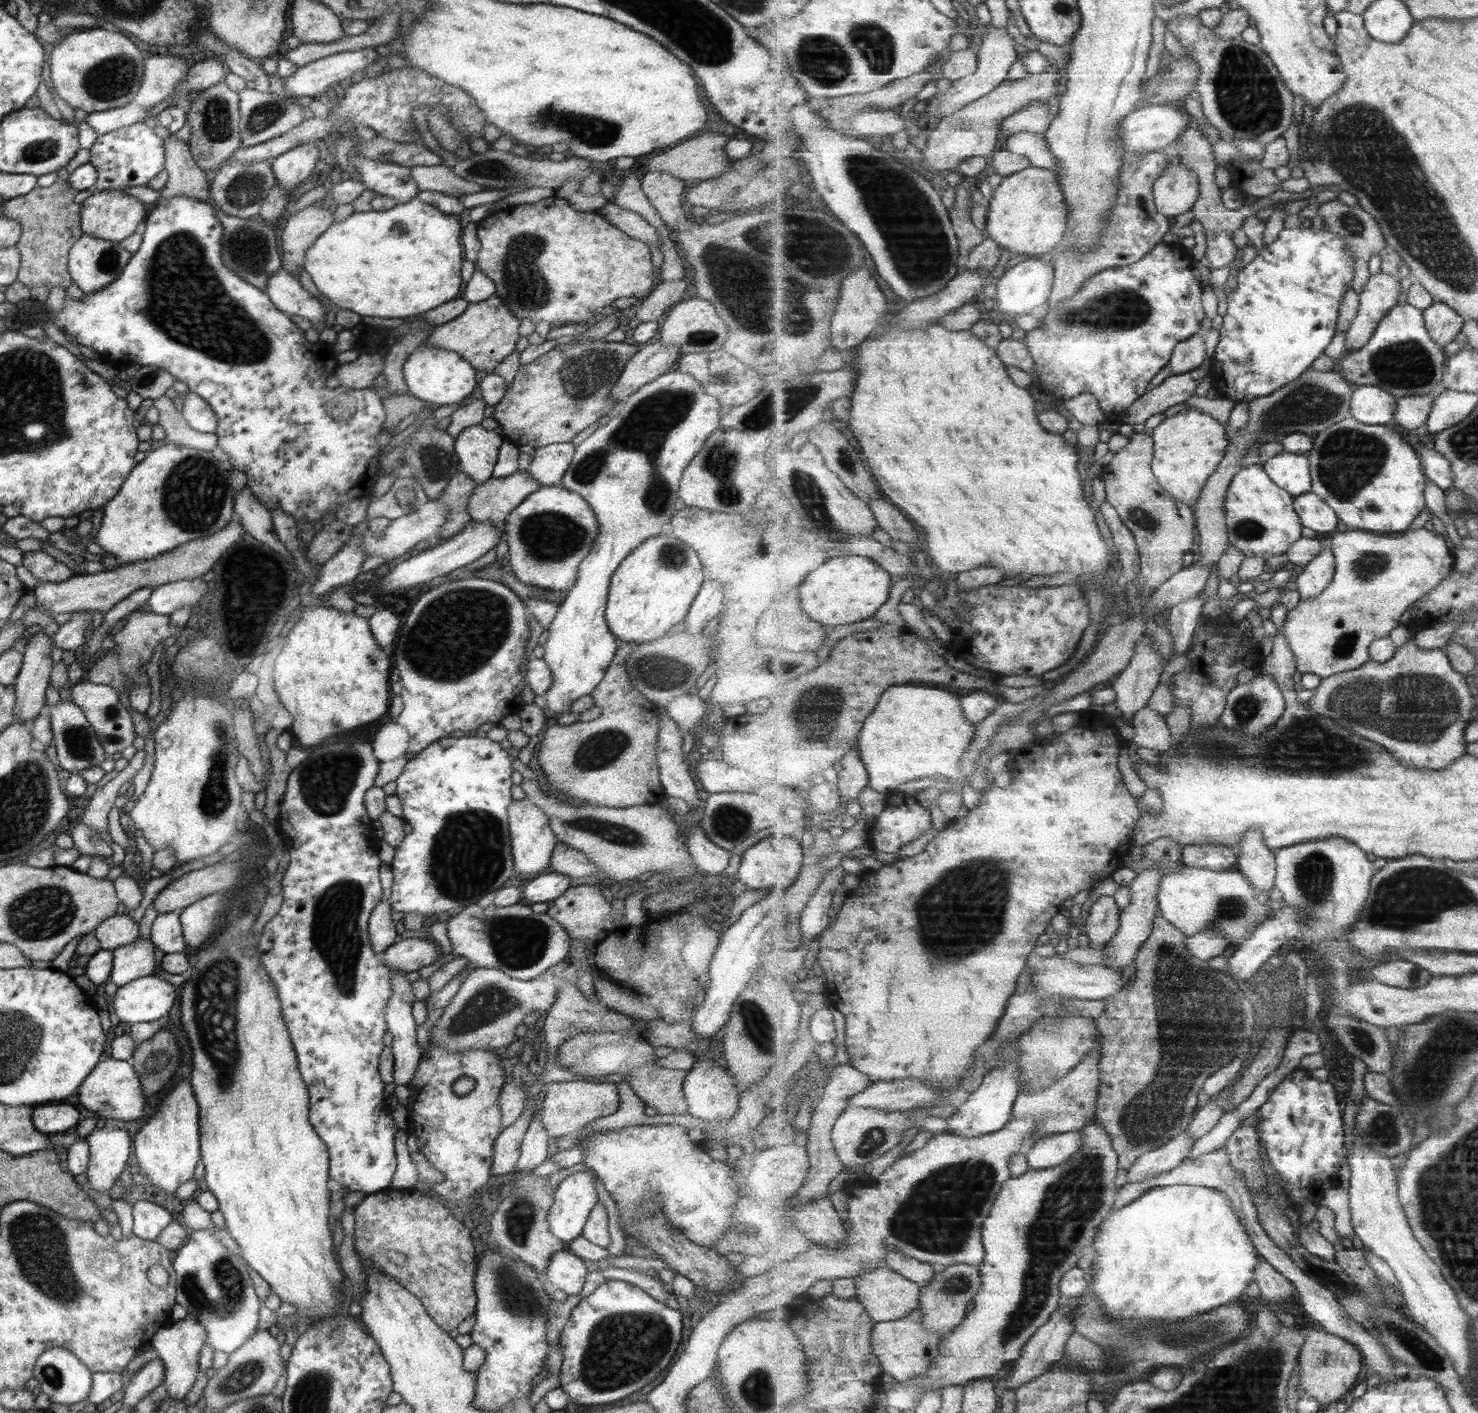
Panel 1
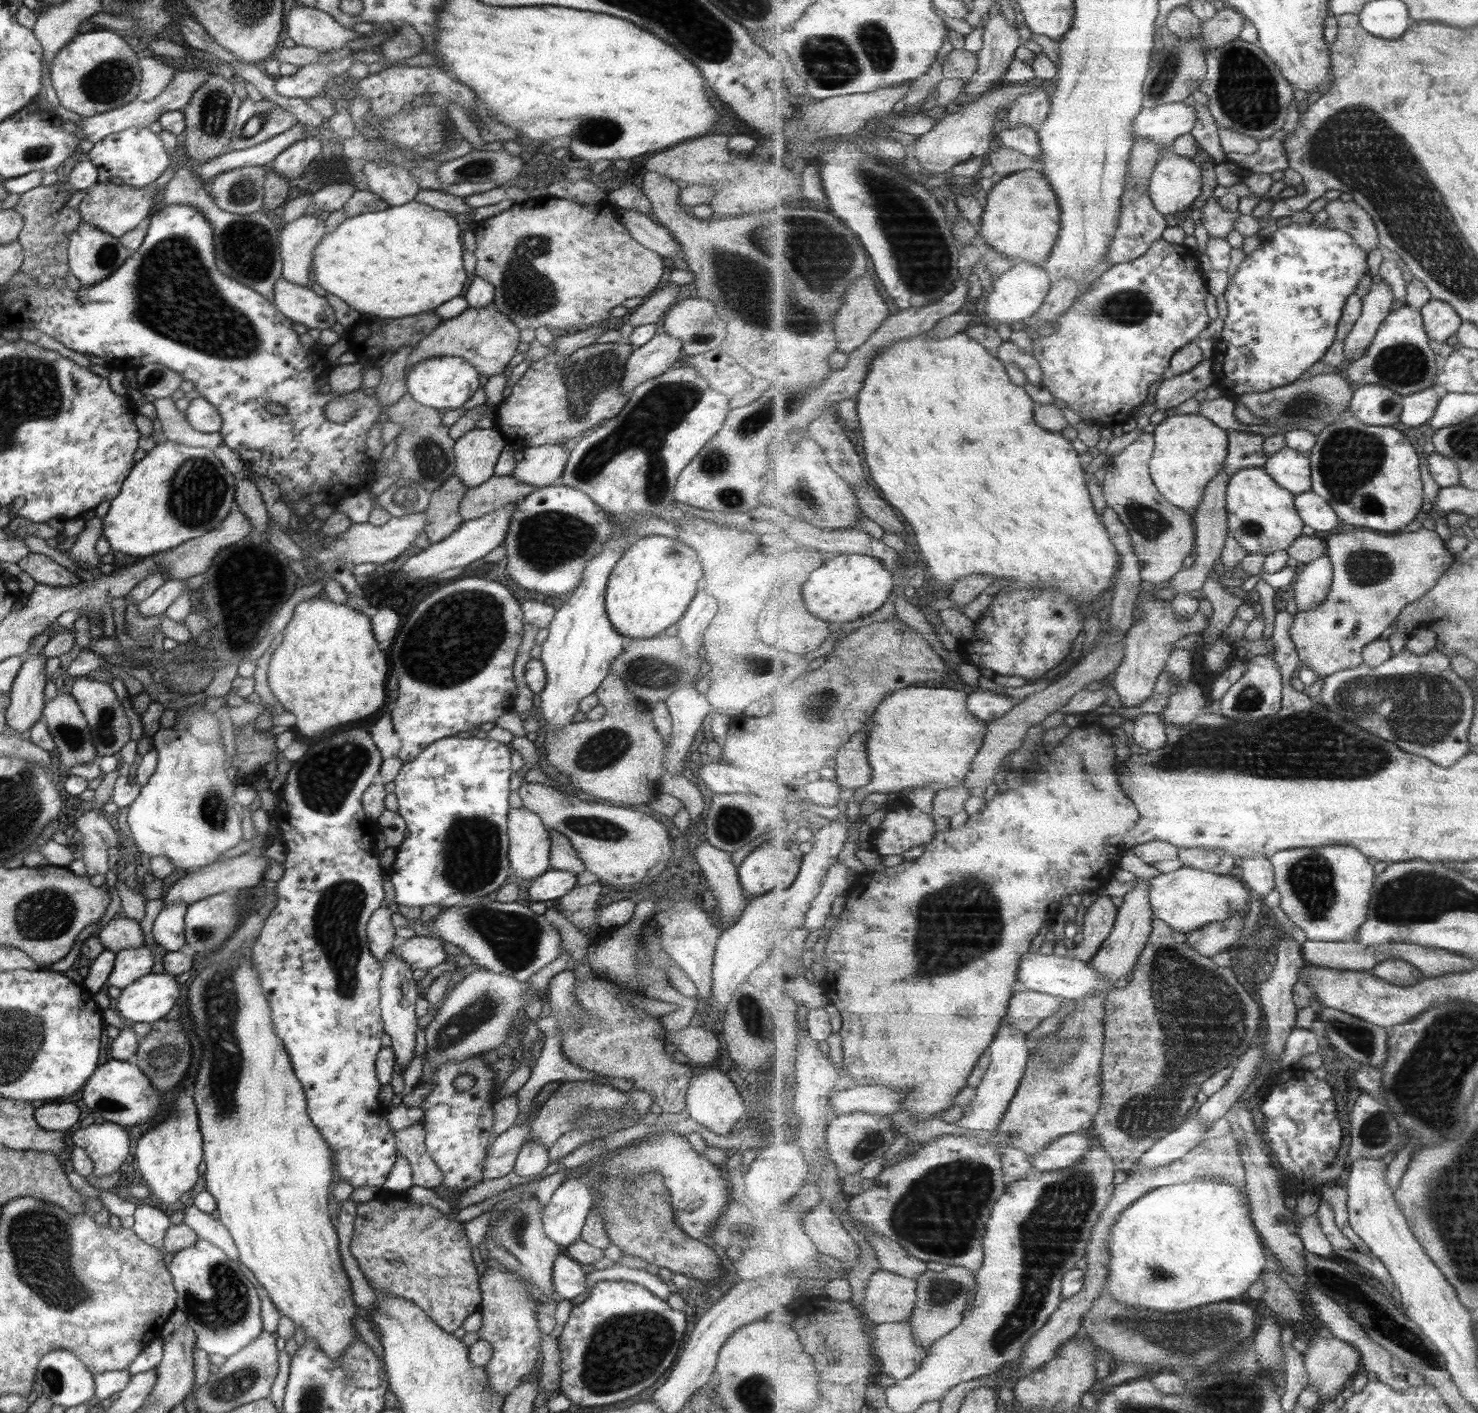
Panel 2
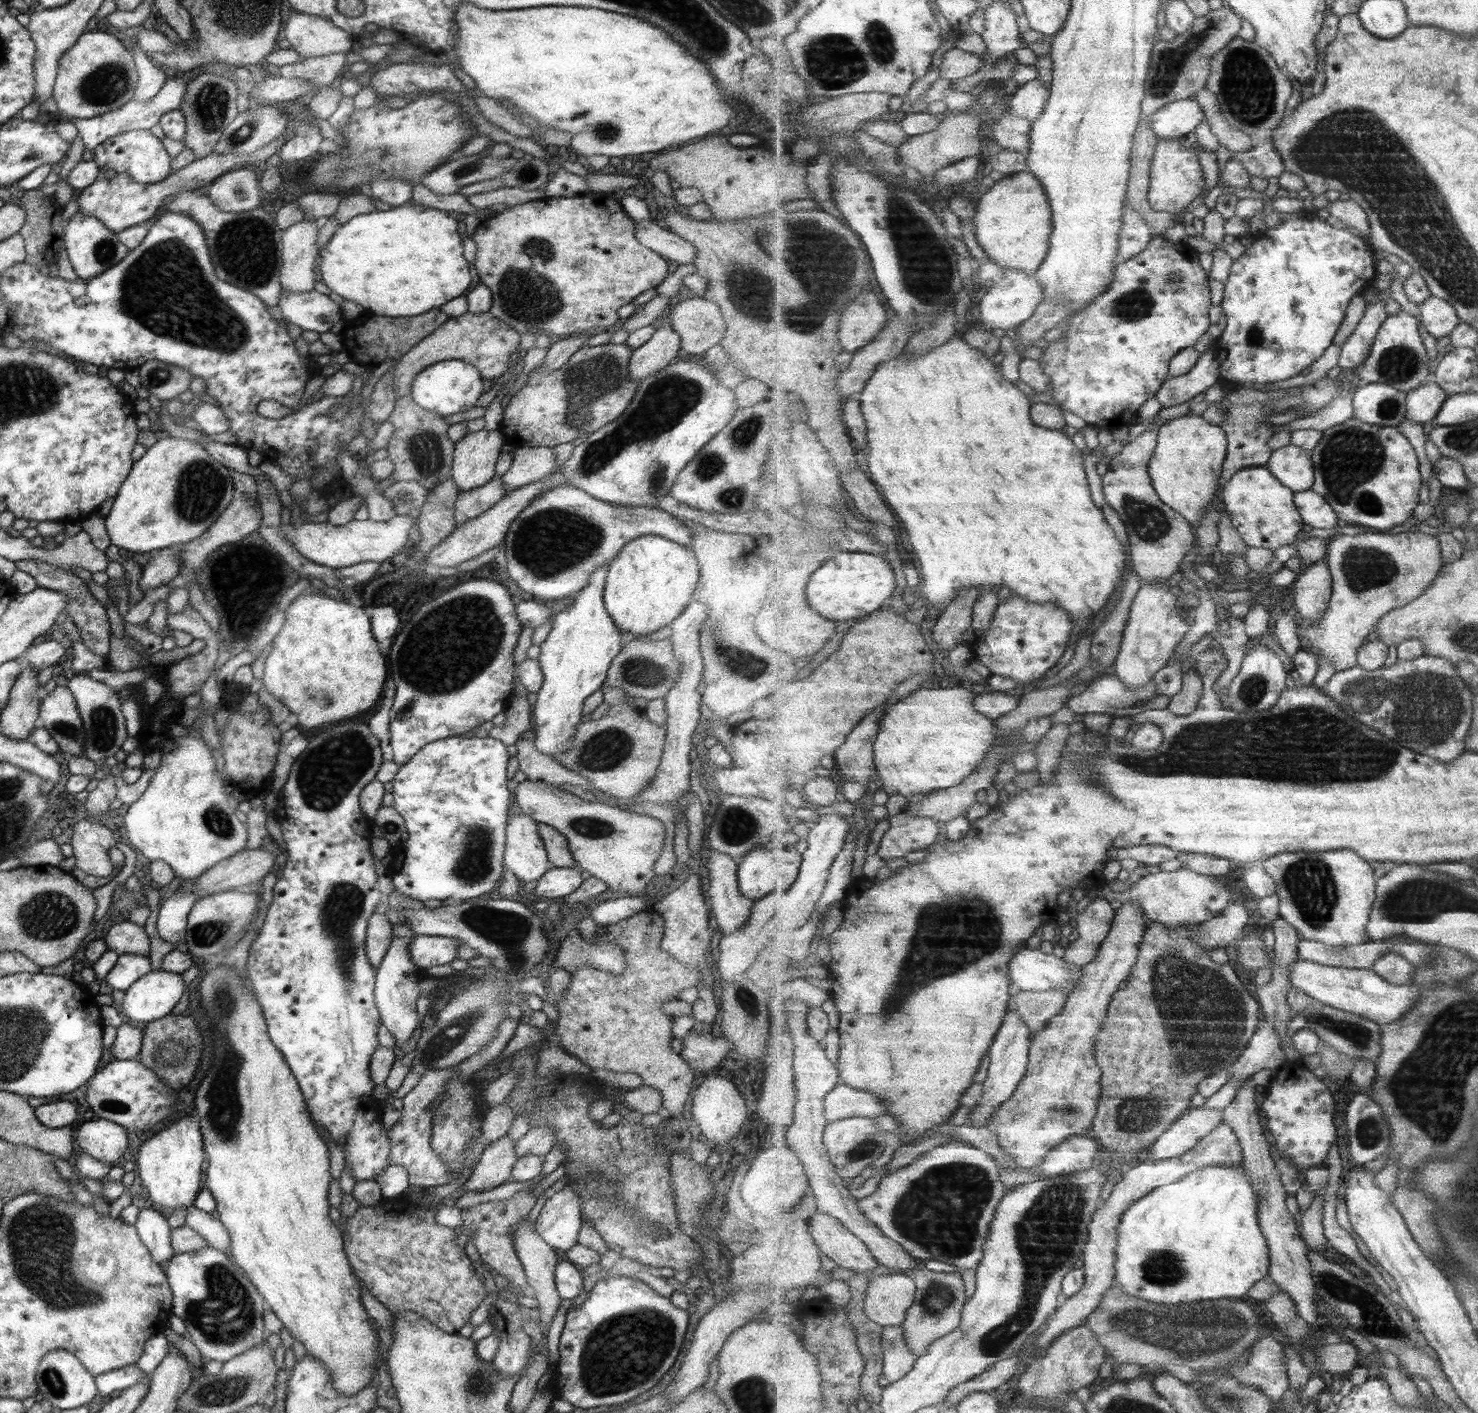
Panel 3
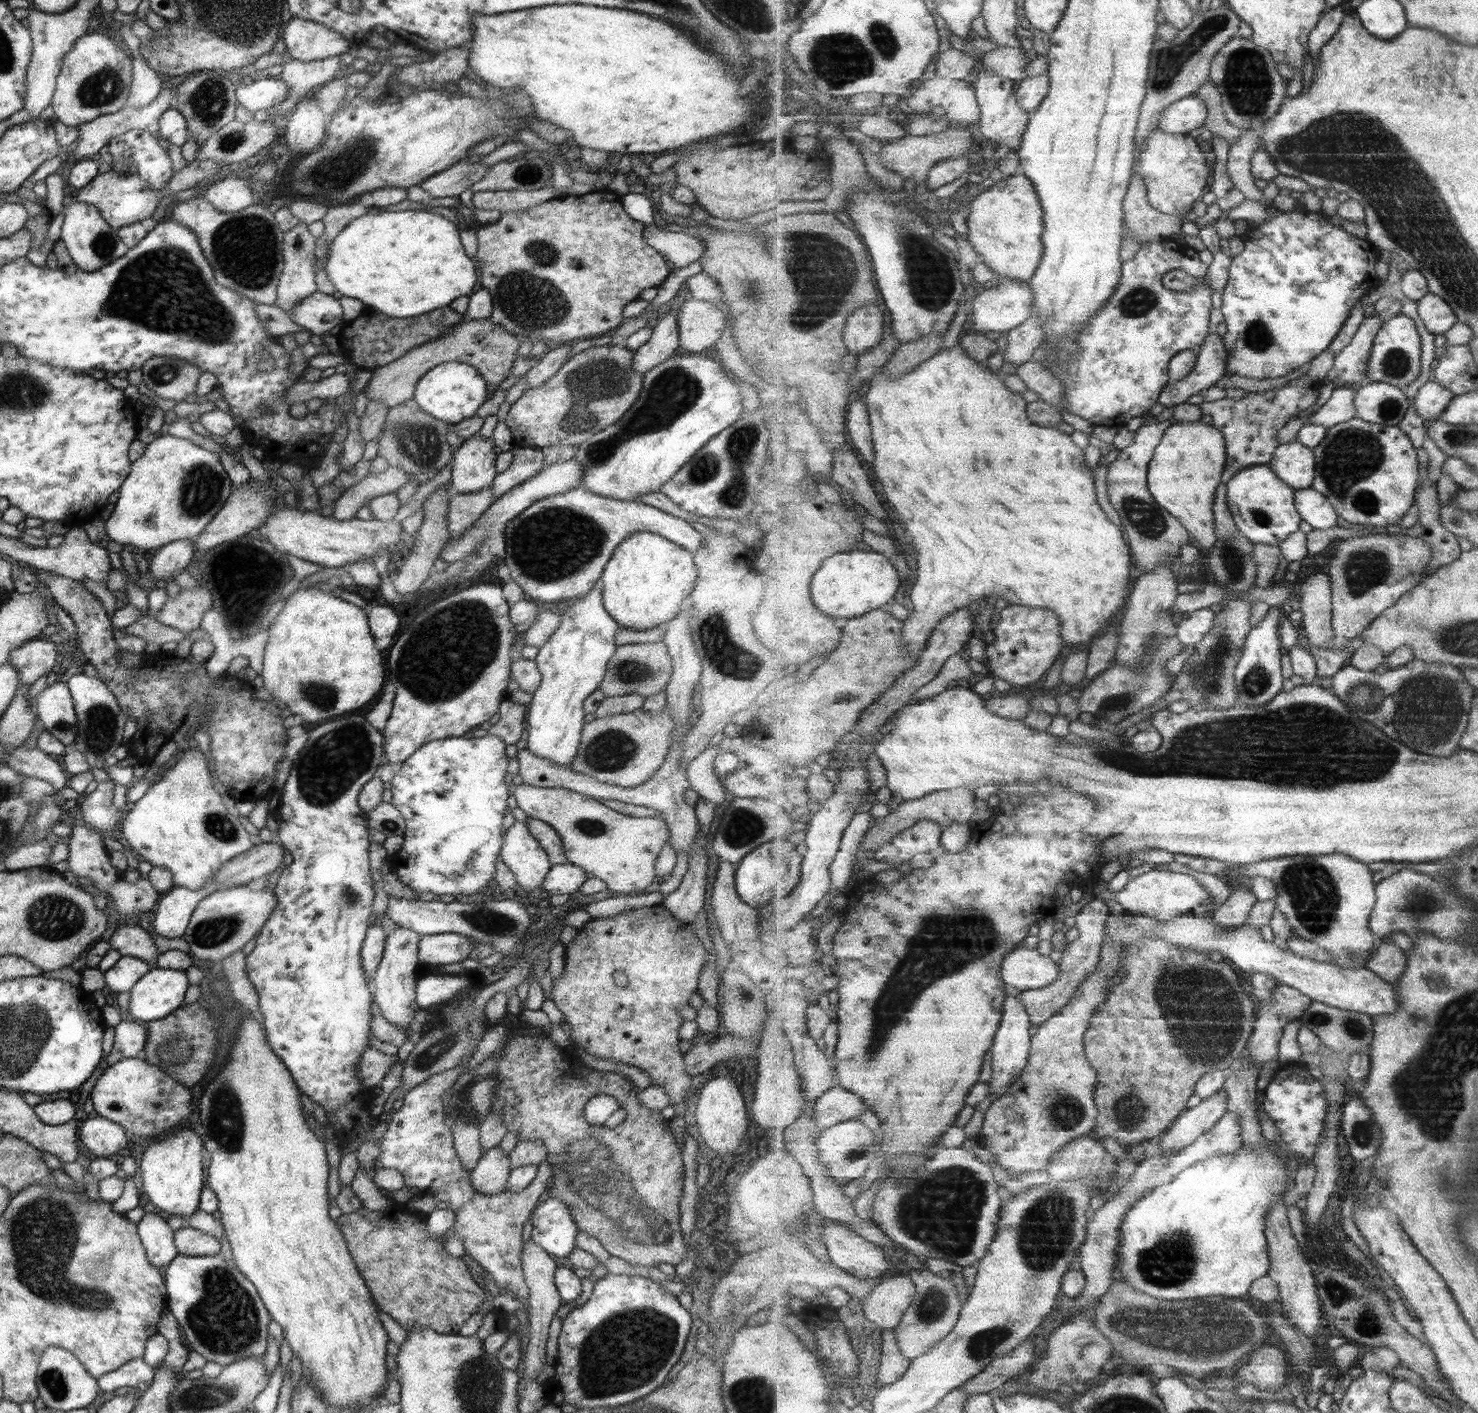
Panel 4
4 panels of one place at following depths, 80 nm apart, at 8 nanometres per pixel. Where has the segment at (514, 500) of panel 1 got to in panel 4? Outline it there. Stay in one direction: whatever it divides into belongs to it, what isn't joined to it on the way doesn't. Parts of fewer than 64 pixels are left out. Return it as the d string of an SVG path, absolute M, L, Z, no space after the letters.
M491 485L471 494L453 494L447 506L450 538L446 543L452 543L463 531L466 531L466 528L469 528L491 504Z

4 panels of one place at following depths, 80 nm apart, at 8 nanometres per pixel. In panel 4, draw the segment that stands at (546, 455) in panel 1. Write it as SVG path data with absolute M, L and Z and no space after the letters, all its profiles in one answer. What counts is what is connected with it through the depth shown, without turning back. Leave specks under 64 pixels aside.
M513 447L511 464L500 473L496 473L491 484L491 502L528 478L535 476L542 468L543 455L540 449L531 447Z

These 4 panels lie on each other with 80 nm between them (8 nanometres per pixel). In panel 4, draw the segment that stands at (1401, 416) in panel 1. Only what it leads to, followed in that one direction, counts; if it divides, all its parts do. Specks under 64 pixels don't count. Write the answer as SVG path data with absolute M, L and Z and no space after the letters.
M1431 379L1418 390L1414 398L1414 407L1424 420L1437 420L1455 400L1455 396L1457 395L1453 391Z

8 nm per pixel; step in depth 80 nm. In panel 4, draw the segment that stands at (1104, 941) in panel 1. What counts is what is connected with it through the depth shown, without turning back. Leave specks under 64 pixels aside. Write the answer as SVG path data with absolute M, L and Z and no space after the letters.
M1094 898L1090 903L1086 904L1075 916L1075 927L1079 930L1078 938L1068 943L1062 953L1059 979L1045 988L1021 991L1018 994L1027 1012L1031 1015L1032 1024L1039 1027L1052 1016L1059 1014L1060 1010L1066 1004L1069 1004L1079 985L1085 982L1085 978L1097 970L1104 938L1106 938L1106 926L1109 917L1111 917L1111 912L1109 912L1109 908L1107 908L1107 904L1103 900Z

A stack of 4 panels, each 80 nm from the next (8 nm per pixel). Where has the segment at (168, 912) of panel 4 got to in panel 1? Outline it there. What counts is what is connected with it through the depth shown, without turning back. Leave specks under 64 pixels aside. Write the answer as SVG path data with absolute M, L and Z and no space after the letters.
M179 911L157 914L152 921L150 941L154 948L161 950L164 954L179 953L187 948L178 921L179 914L181 914Z

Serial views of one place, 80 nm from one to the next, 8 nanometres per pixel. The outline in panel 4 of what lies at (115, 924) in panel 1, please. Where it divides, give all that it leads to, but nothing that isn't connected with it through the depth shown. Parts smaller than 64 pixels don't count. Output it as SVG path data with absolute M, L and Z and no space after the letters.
M120 924L111 934L108 943L121 956L135 957L146 963L155 963L159 956L150 933L139 925Z

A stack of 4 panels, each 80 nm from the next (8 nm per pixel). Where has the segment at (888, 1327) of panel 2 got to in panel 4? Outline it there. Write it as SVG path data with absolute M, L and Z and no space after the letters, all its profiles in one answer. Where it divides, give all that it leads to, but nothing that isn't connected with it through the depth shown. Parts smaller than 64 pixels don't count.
M895 1329L883 1332L881 1361L879 1381L882 1385L894 1385L909 1371L910 1360L899 1350Z

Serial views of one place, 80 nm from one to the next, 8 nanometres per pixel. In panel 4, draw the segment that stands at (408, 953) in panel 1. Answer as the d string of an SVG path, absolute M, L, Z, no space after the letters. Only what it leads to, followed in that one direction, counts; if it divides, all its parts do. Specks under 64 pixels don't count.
M452 932L420 935L416 948L418 964L434 969L439 965L460 962L470 957L471 944L476 945L466 936Z

